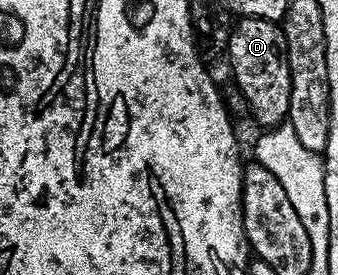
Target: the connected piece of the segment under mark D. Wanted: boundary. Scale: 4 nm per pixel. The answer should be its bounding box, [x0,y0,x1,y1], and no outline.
[228,16,290,129]

